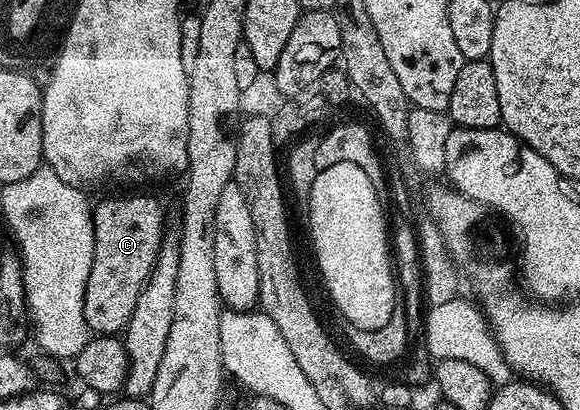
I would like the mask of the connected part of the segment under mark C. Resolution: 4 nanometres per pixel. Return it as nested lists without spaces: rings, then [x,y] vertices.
[[[116,196],[113,200],[104,200],[98,203],[92,209],[92,223],[94,226],[94,234],[96,238],[96,249],[94,250],[94,262],[90,268],[90,278],[86,284],[86,294],[84,295],[84,313],[86,314],[86,322],[89,329],[93,333],[101,336],[114,336],[123,333],[128,327],[130,318],[134,314],[134,302],[138,302],[141,290],[144,289],[144,283],[150,278],[150,274],[156,266],[156,259],[160,254],[160,247],[164,242],[166,229],[164,229],[164,208],[152,196]]]

